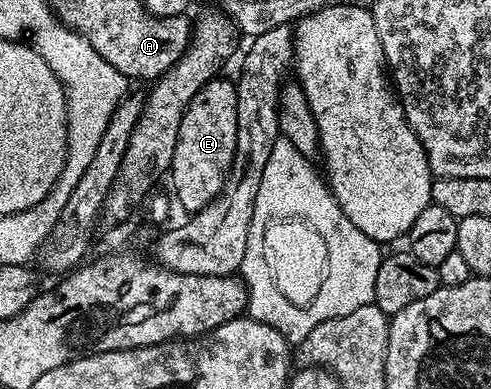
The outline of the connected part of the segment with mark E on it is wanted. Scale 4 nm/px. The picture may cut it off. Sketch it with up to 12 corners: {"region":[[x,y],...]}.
{"region":[[231,80],[190,99],[172,156],[195,215],[224,191],[238,135]]}

